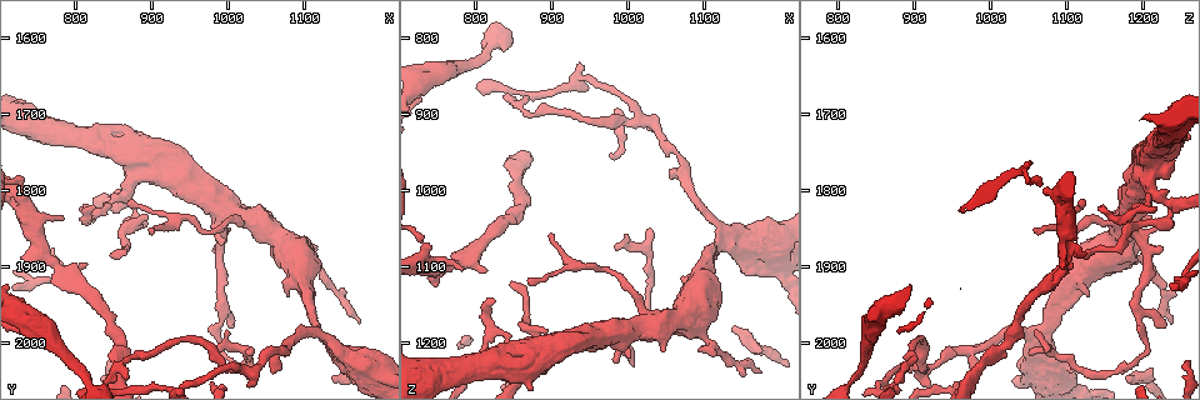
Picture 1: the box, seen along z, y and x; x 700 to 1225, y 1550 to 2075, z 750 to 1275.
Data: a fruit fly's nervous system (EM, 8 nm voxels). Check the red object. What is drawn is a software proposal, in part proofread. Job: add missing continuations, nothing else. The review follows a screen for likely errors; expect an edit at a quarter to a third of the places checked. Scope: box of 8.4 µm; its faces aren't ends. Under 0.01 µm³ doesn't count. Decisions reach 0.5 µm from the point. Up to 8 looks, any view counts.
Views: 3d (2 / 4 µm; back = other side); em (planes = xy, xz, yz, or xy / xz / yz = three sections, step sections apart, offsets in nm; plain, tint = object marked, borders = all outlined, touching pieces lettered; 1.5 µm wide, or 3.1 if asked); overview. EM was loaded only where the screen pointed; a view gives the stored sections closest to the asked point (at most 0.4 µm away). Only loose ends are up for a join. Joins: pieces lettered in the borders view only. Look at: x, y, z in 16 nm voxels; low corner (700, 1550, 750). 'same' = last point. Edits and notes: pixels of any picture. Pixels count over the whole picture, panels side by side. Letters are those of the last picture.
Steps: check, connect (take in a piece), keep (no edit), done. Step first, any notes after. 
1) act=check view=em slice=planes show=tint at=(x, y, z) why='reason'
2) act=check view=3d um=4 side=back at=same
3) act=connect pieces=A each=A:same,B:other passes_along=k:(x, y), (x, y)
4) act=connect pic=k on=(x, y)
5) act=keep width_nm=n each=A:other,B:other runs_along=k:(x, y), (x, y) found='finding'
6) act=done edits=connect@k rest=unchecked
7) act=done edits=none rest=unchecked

act=check view=3d um=2 at=(1175, 1975, 1240) why='an open end'

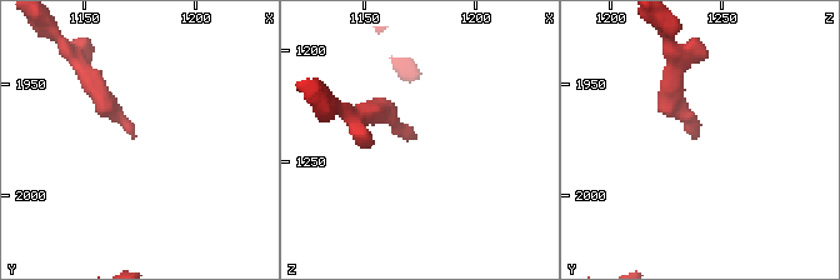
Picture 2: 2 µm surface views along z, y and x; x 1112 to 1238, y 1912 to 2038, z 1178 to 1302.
act=check view=em slice=planes show=borders at=(1173, 1975, 1238)

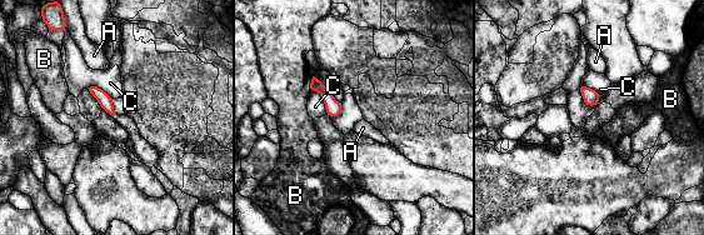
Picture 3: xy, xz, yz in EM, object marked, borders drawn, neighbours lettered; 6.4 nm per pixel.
act=keep width_nm=90 each=A:other,B:other,C:other border=3:(310, 88), (320, 96), (328, 114) found='none of them fits'

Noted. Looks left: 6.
act=check view=em slice=xy step=4 show=borders at=(1060, 2040, 975) why='an open end'

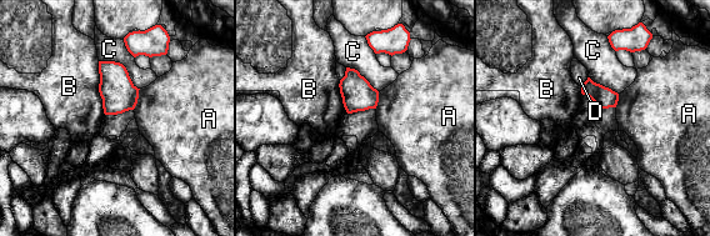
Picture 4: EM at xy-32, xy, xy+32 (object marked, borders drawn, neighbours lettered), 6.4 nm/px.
act=check view=em slice=planes show=borders at=same

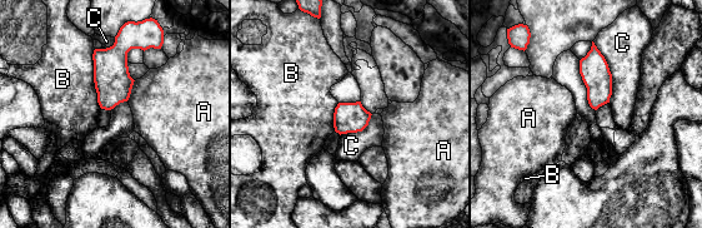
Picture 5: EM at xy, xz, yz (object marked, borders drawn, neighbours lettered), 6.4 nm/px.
act=keep each=A:other,B:other,C:other found='no lettered piece goes on from it'

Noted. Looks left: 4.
act=check view=em slice=planes show=borders at=(810, 1900, 1105) why='branch stops here'

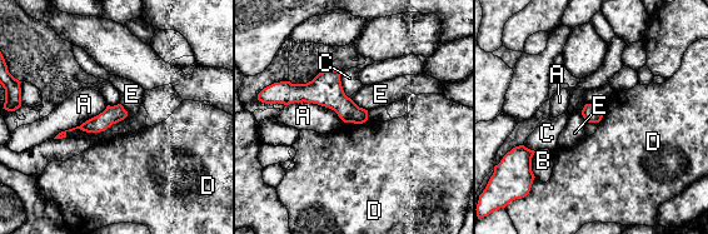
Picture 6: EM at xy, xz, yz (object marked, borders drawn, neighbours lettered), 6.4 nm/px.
act=keep each=A:other,B:other,C:other,D:other,E:other border=6:(367, 119), (362, 123), (345, 123) found='none of them fits'

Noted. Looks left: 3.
act=done edits=none rest=unchecked

